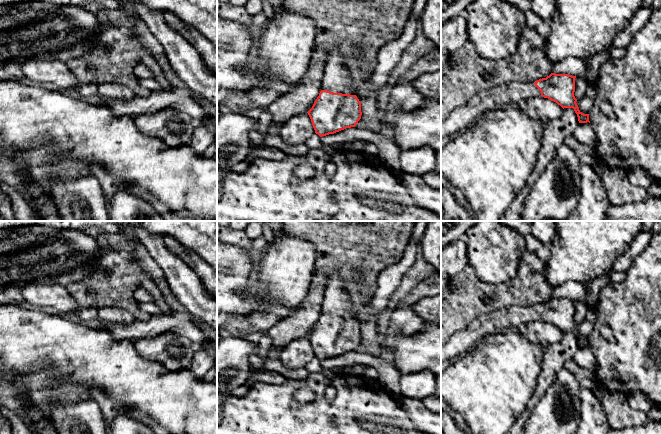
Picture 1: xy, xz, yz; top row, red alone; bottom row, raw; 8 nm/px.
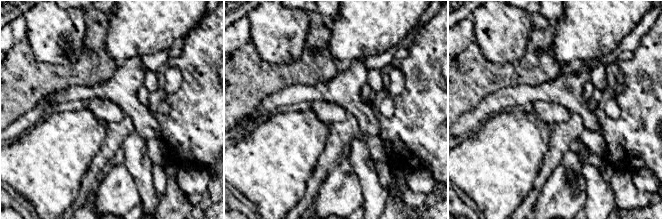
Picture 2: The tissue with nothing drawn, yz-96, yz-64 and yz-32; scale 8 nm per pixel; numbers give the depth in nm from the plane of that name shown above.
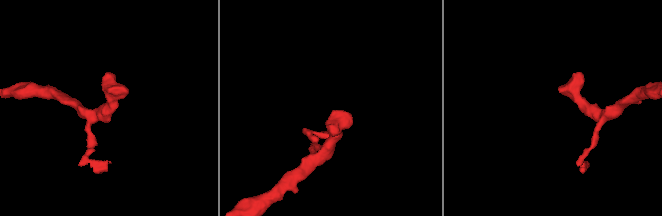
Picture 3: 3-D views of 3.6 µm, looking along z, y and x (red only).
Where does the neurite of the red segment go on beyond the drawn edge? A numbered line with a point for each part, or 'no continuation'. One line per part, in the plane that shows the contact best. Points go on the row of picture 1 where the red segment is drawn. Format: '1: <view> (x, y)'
1: xz (336, 78)

